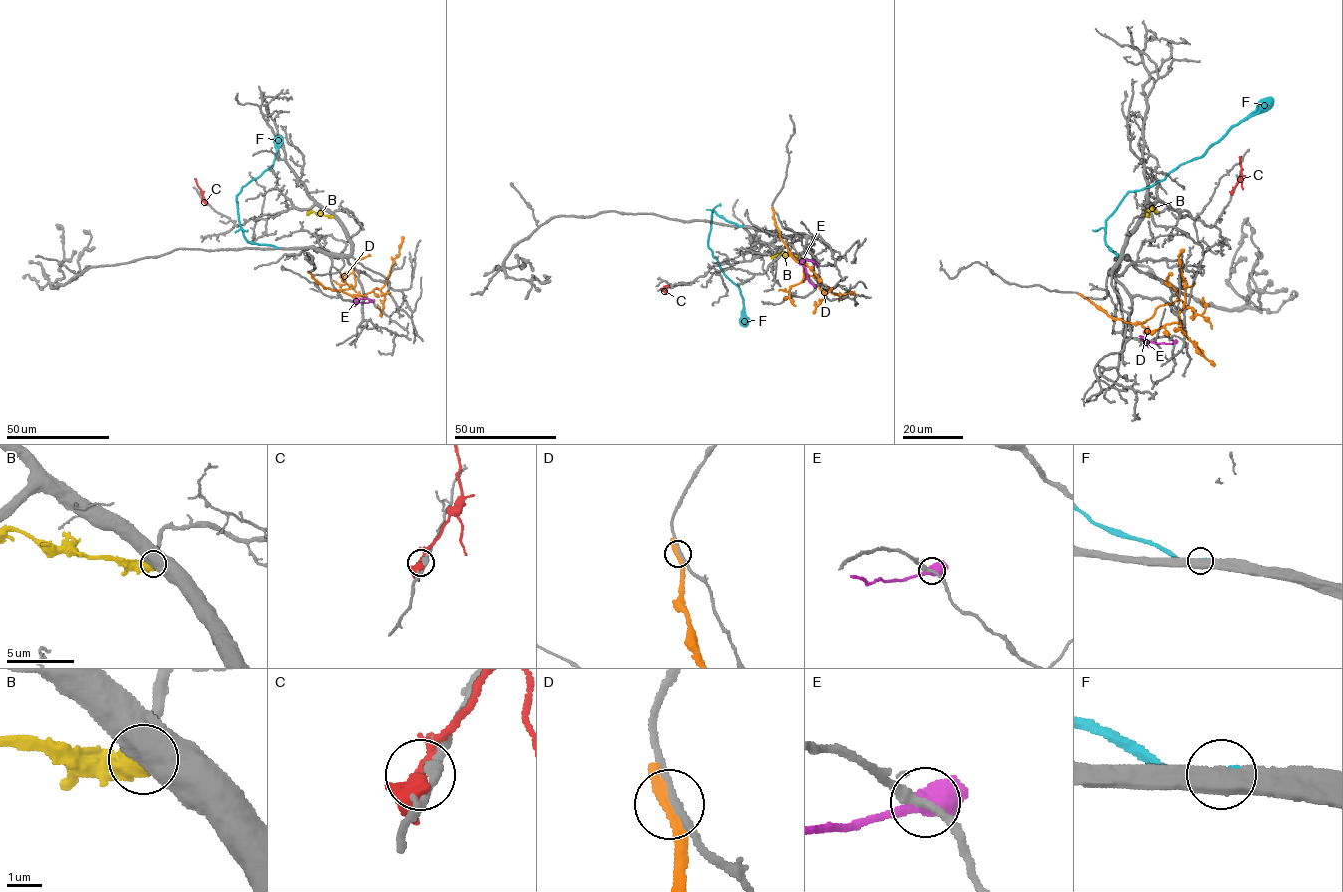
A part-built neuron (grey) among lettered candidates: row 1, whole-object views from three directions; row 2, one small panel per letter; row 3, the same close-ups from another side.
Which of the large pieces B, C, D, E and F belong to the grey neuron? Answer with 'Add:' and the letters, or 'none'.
Add: F

